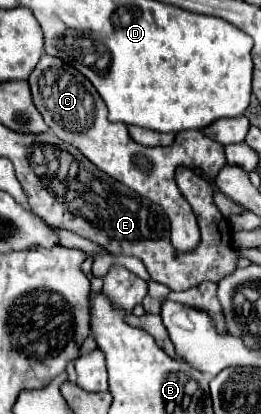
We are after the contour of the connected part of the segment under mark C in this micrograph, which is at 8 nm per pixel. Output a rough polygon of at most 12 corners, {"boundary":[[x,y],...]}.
{"boundary":[[43,54],[35,108],[55,136],[163,208],[171,244],[199,246],[175,170],[213,180],[223,144],[201,130],[139,146],[79,70]]}

